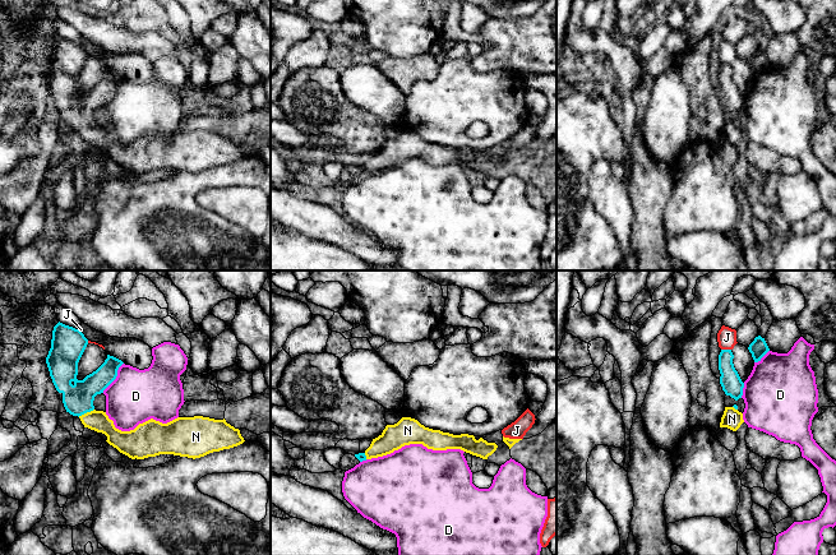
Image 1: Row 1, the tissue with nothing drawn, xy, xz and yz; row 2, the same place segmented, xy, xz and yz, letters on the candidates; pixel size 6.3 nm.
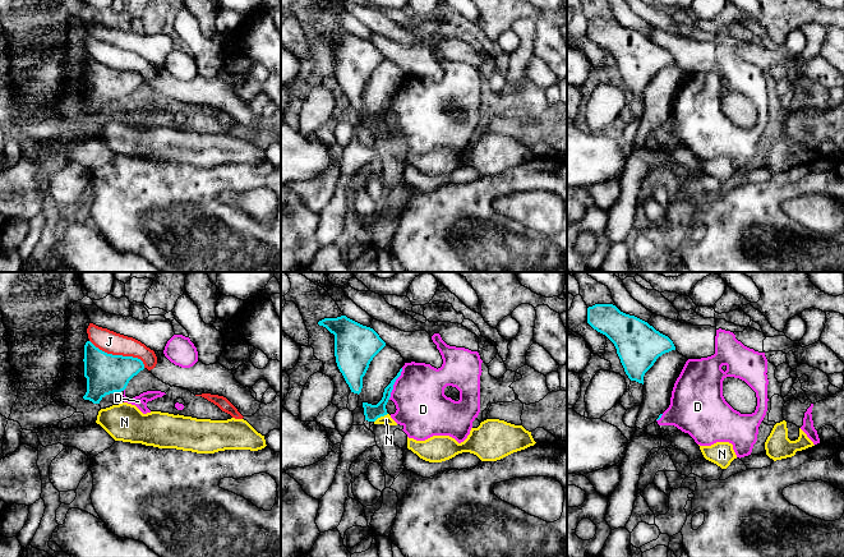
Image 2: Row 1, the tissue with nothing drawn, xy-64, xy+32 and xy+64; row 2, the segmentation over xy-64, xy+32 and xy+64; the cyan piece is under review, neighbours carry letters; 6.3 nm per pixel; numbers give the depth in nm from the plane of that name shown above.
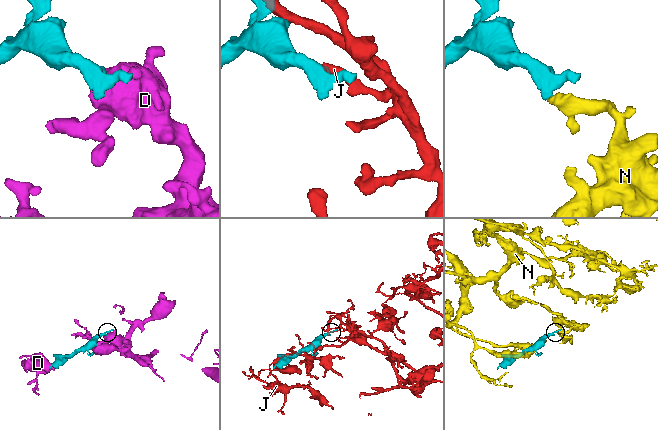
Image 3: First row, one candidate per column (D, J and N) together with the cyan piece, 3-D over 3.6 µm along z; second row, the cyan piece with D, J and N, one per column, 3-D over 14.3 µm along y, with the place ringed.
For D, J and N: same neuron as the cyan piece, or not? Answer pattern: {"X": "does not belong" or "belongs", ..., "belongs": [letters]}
{"D": "does not belong", "J": "does not belong", "N": "belongs", "belongs": ["N"]}

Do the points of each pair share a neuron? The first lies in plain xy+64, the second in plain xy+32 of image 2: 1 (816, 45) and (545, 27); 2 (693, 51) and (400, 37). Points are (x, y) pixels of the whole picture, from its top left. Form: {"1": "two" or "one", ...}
{"1": "two", "2": "two"}

